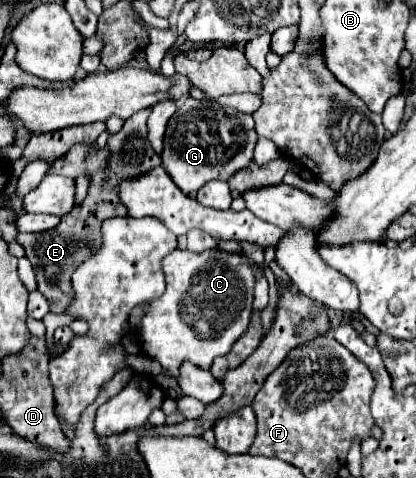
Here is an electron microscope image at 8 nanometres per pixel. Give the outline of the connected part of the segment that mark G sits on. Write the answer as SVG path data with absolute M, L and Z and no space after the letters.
M186 98L166 124L162 168L172 176L184 194L194 194L210 180L228 180L234 172L246 168L256 146L256 130L250 114L224 108L216 102Z

